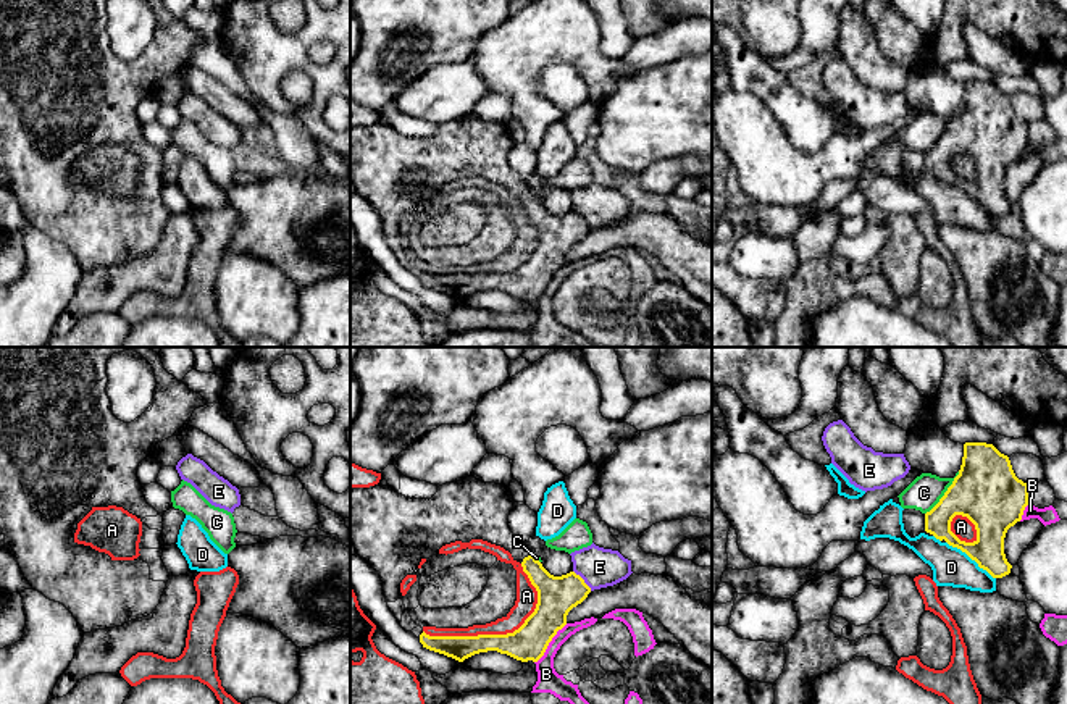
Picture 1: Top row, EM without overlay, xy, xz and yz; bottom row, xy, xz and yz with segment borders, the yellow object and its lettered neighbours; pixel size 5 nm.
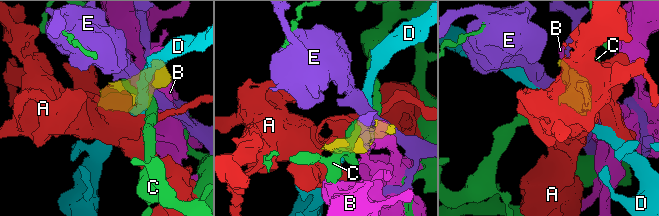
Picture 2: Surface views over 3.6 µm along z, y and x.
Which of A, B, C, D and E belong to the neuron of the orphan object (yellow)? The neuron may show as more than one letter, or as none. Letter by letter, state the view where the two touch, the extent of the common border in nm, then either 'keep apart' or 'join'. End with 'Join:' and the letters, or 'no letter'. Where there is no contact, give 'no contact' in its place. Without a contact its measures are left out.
A: meets yellow in xz; contact 600 nm long; keep apart
B: meets yellow in xz; contact 260 nm long; keep apart
C: meets yellow in yz; contact 280 nm long; keep apart
D: meets yellow in yz; contact 320 nm long; keep apart
E: meets yellow in xz; contact 140 nm long; keep apart
Join: no letter

